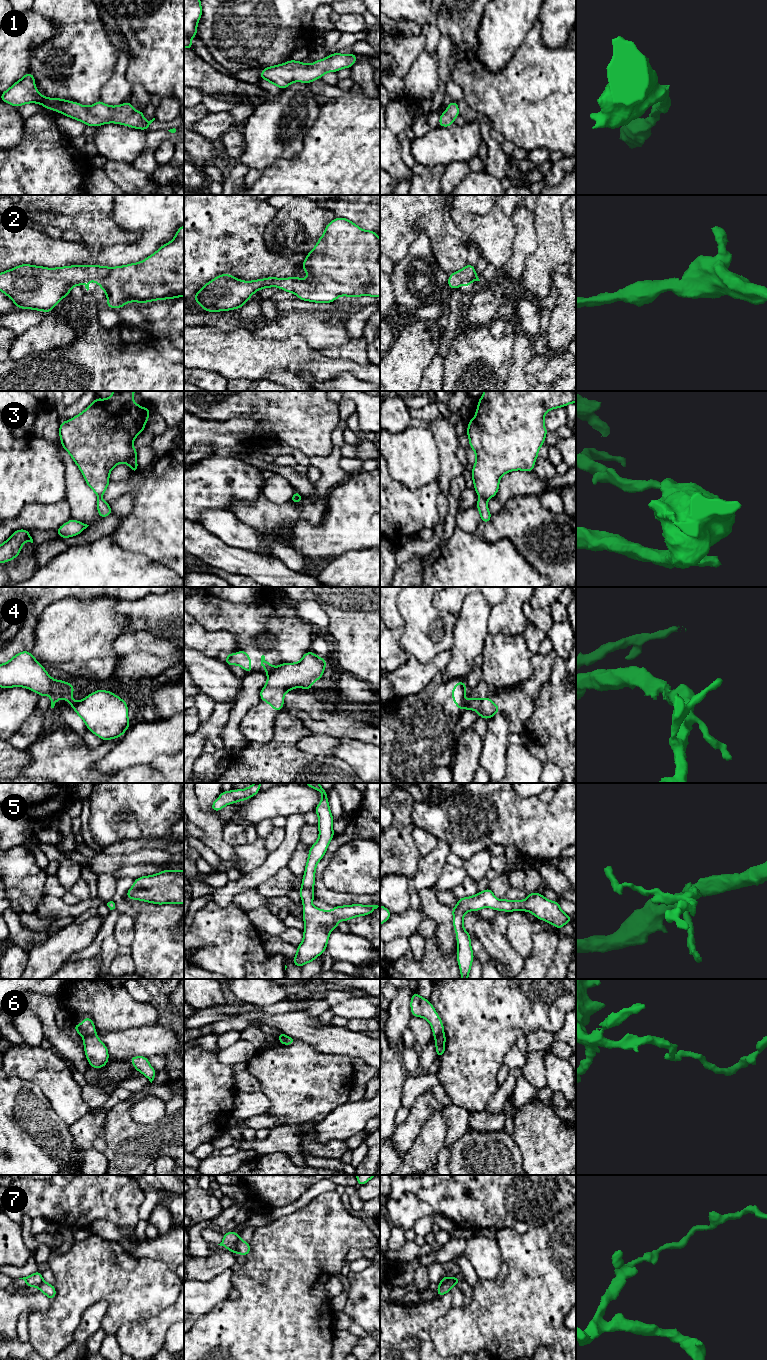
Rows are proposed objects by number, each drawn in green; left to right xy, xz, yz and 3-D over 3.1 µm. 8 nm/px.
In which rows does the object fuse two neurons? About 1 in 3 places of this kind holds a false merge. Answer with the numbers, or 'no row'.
3, 4, 6, 7

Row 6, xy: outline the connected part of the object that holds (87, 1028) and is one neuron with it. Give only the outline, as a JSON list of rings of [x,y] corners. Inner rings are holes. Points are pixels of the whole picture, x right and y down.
[[[85,1017],[82,1024],[75,1024],[73,1029],[83,1037],[96,1033],[95,1025],[90,1017]]]

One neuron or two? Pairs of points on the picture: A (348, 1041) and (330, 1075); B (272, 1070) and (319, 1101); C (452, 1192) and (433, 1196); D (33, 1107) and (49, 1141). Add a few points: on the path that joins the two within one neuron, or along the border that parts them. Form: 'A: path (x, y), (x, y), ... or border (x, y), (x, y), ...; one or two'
A: border (318, 1050), (329, 1054), (346, 1054), (351, 1058); two
B: path (284, 1072), (296, 1078), (307, 1089); one
C: path (447, 1193), (438, 1194); one
D: path (33, 1115), (33, 1125), (41, 1133); one

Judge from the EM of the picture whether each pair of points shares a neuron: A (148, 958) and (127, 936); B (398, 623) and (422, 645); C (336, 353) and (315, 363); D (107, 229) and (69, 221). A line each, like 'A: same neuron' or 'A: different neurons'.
A: different neurons
B: different neurons
C: different neurons
D: same neuron

